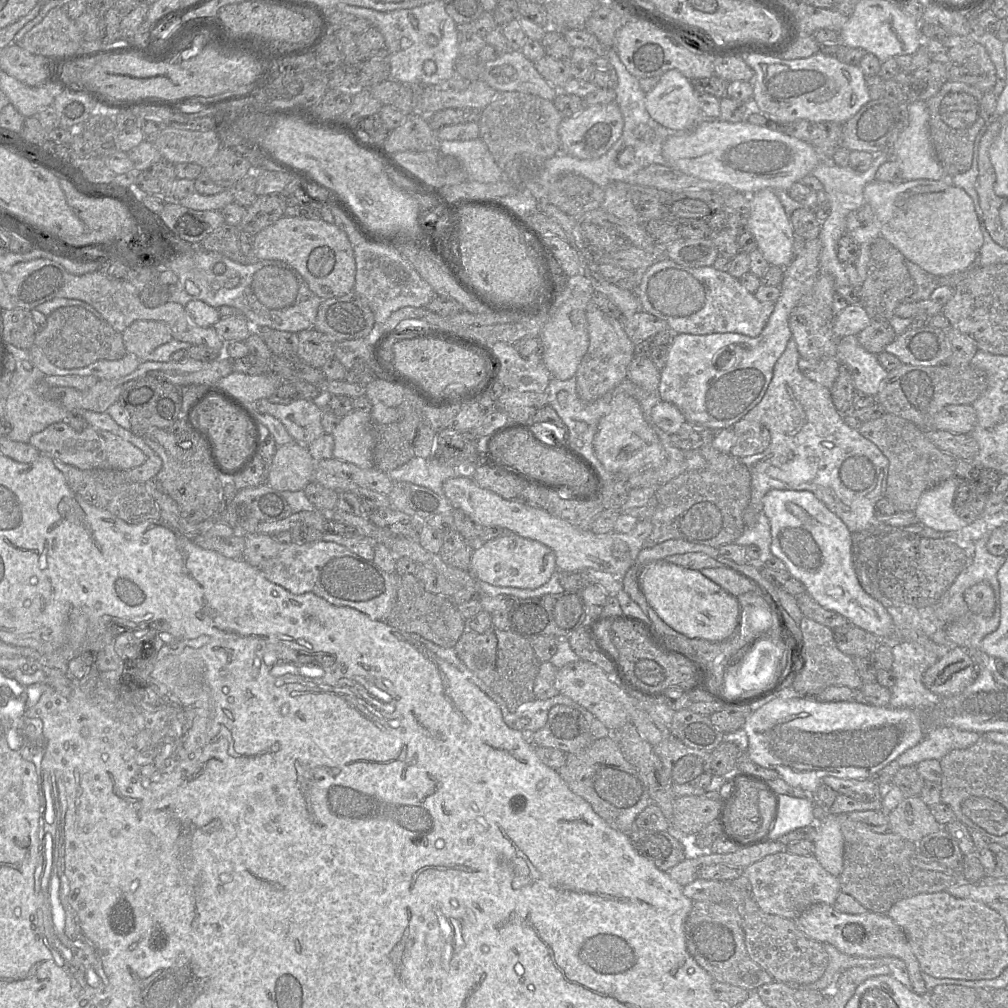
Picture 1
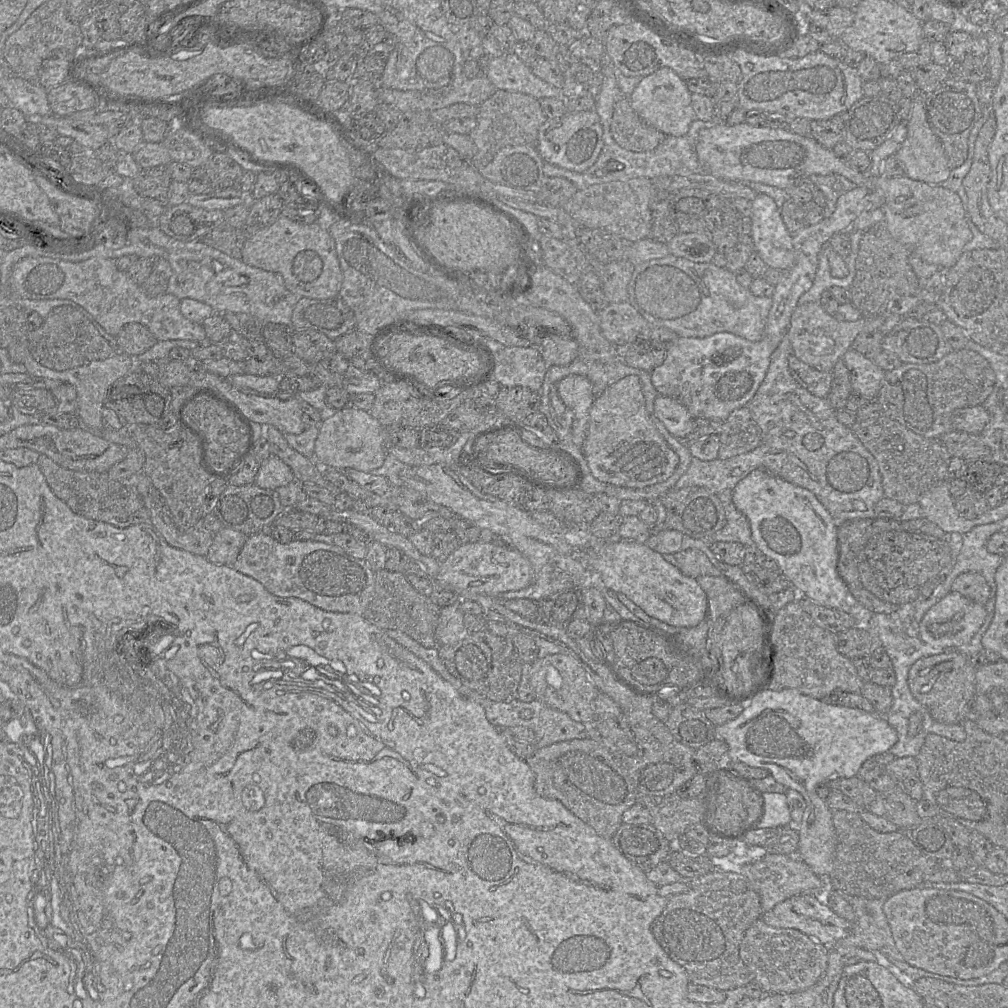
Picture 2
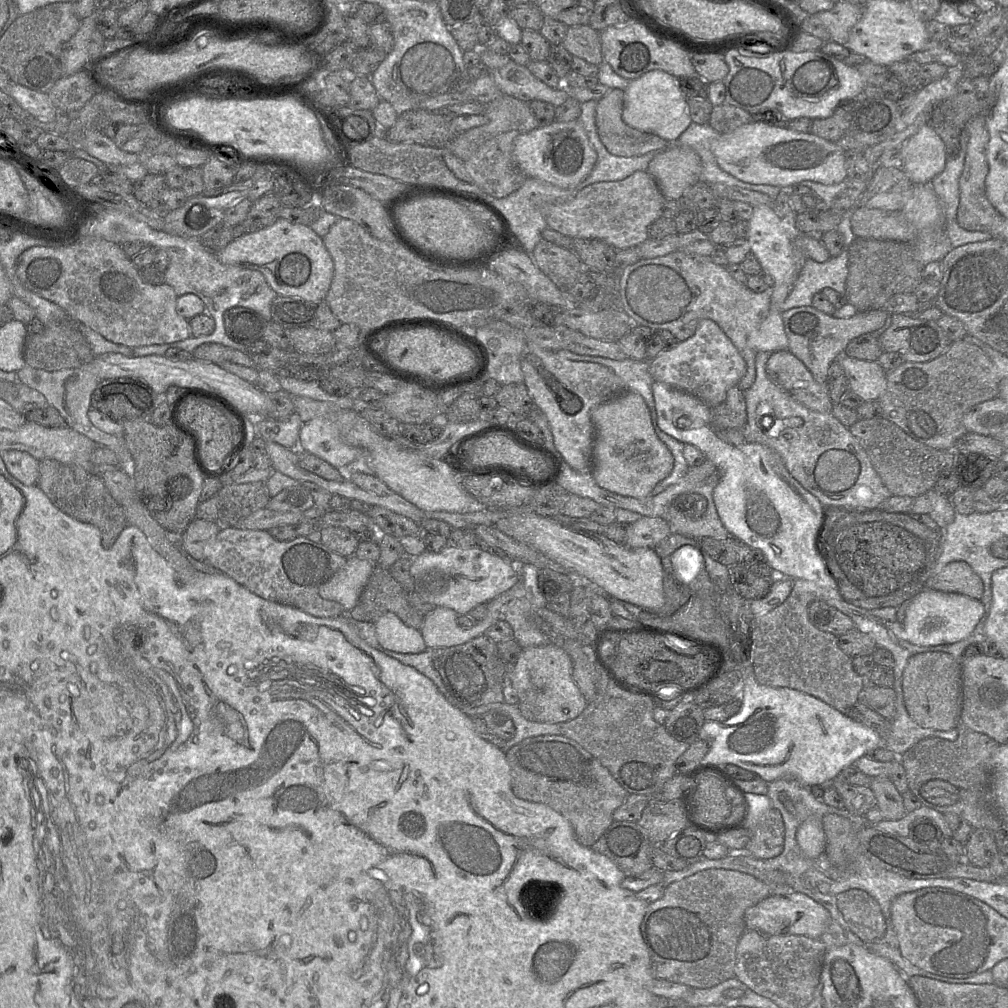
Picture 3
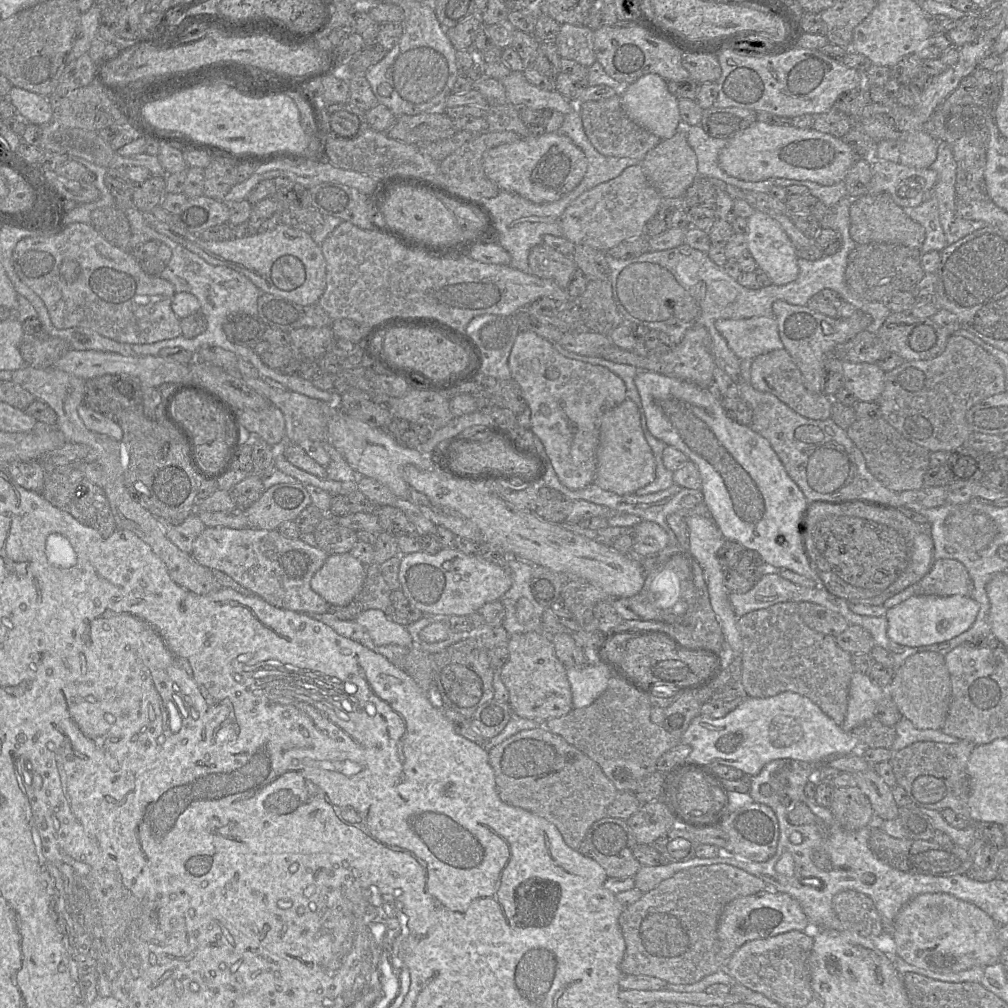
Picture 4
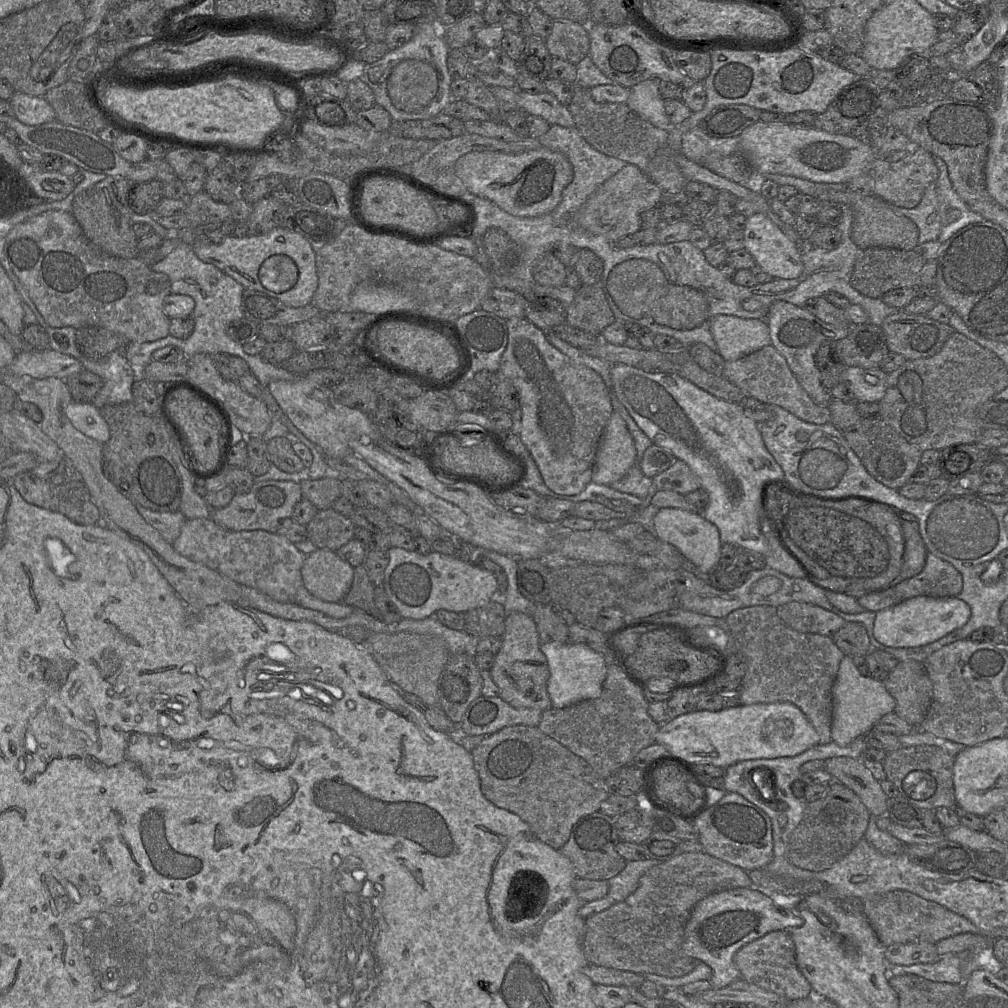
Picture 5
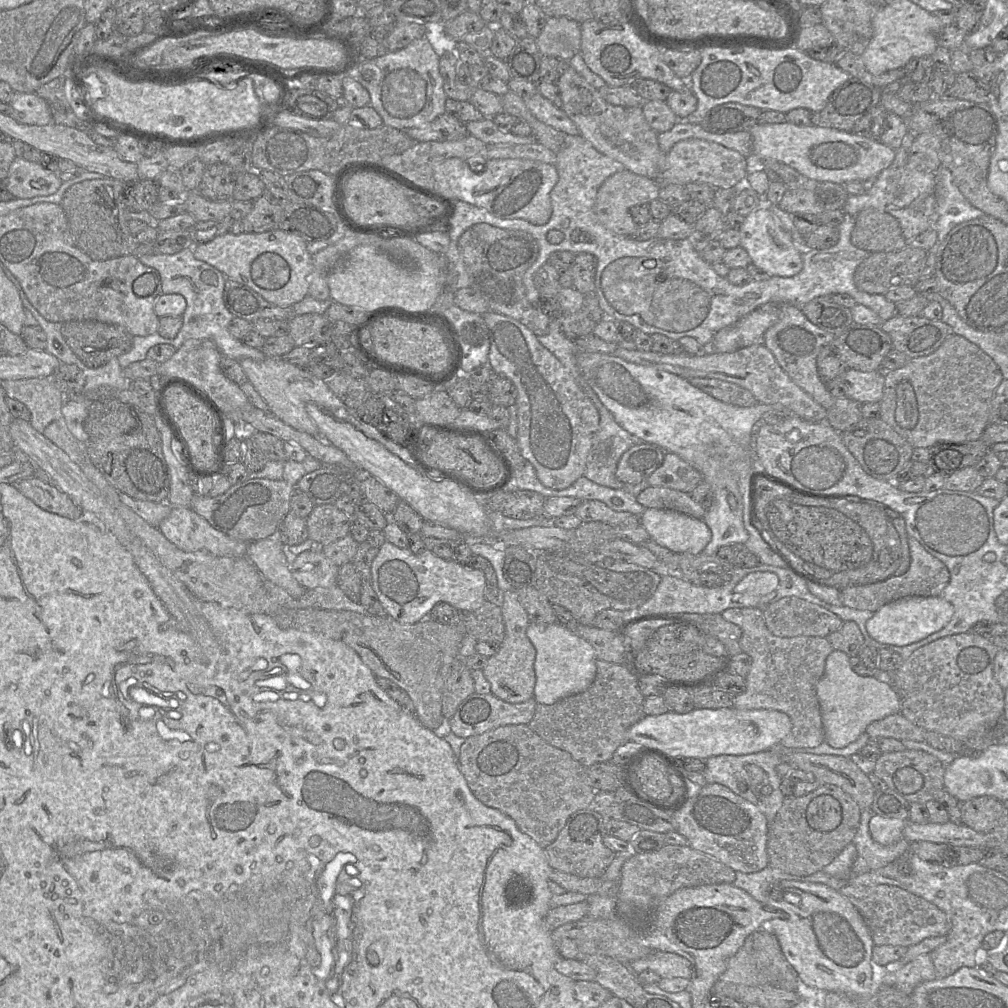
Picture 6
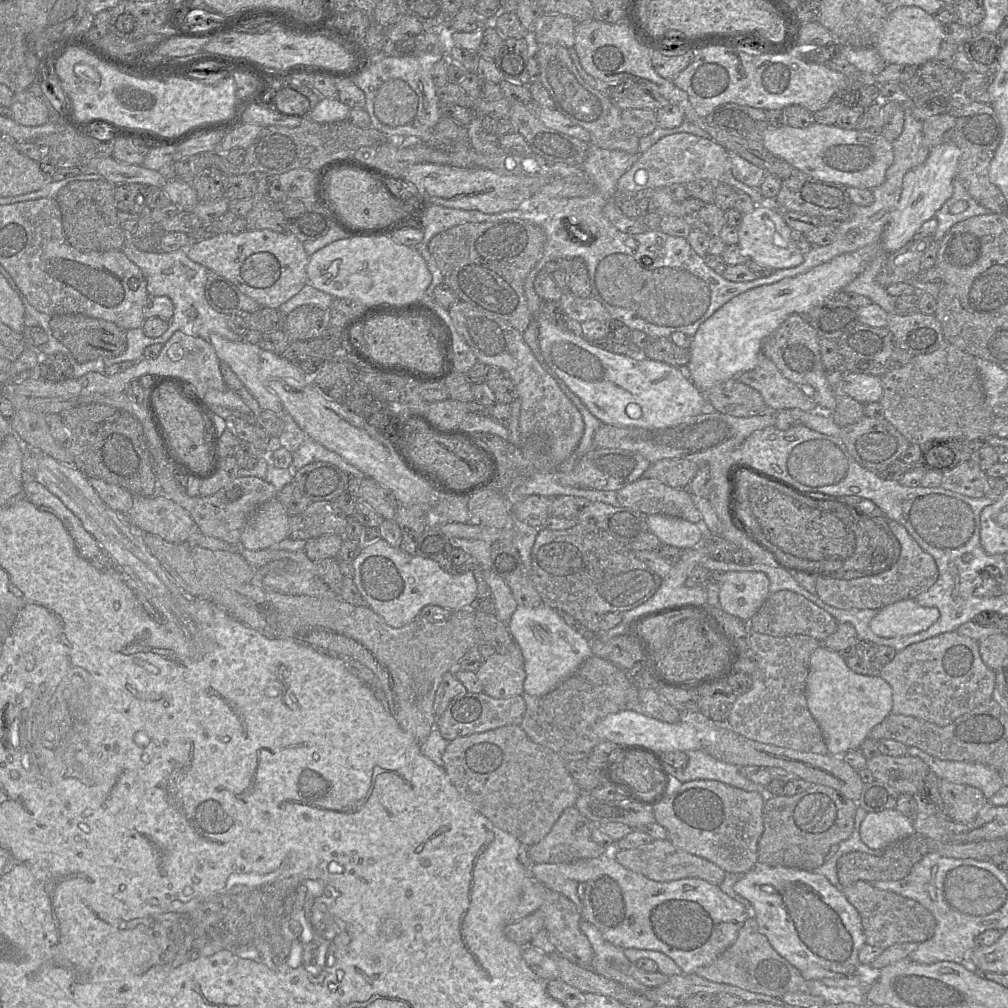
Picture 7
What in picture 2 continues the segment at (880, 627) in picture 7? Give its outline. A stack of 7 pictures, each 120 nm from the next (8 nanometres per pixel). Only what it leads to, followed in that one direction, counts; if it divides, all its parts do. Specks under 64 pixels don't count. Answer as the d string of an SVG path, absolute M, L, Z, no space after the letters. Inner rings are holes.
M951 591L924 615L919 624L918 637L936 648L959 647L970 643L987 616L984 605L978 604L958 592Z

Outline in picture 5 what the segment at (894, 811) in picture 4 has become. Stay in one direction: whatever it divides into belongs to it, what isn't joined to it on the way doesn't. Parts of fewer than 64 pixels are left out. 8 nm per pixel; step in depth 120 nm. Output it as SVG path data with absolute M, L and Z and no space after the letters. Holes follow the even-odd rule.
M846 756L828 758L824 760L824 770L830 773L836 782L845 785L855 792L872 816L886 815L888 796L882 790L880 782L864 766L861 759Z

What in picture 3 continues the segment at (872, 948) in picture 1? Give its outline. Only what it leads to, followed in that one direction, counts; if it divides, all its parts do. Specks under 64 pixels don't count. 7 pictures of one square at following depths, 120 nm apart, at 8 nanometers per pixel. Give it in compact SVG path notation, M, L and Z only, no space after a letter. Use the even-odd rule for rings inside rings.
M793 892L786 895L769 895L745 913L746 929L770 935L804 935L820 939L831 922L829 911L809 896Z

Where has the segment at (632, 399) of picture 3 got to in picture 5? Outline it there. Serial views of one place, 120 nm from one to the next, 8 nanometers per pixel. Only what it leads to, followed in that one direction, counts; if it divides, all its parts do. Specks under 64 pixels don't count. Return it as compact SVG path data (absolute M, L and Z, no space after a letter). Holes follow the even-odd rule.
M613 412L603 430L593 464L592 481L611 485L636 464L636 448L626 422Z

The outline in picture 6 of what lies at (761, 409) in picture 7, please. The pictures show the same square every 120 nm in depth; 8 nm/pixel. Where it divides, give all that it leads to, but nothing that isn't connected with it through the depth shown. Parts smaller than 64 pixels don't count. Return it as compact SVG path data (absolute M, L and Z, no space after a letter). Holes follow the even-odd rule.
M694 377L688 381L717 400L740 407L750 407L757 402L754 395L737 384L716 378Z

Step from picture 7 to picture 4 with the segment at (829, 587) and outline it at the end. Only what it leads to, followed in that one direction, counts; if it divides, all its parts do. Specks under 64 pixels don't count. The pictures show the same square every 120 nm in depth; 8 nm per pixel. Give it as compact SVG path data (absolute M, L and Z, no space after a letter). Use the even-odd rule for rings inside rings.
M937 559L920 581L887 599L883 606L893 608L912 596L971 597L973 589L973 581L961 562L955 559Z

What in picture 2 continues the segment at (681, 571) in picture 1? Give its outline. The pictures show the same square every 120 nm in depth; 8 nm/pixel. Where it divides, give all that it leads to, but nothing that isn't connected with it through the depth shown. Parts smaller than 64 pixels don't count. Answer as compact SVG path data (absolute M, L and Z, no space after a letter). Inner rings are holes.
M614 539L606 542L591 540L590 546L576 551L576 557L598 574L601 585L615 593L623 593L649 616L672 626L694 627L707 615L707 596L697 579L684 575L676 566L666 561L662 554L645 545L644 541Z

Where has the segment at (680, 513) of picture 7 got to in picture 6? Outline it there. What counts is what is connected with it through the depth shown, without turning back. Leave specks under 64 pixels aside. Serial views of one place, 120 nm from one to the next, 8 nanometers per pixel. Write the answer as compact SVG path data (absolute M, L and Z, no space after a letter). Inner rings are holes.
M649 486L636 496L636 500L646 509L670 509L698 519L703 519L706 513L690 493L665 487Z

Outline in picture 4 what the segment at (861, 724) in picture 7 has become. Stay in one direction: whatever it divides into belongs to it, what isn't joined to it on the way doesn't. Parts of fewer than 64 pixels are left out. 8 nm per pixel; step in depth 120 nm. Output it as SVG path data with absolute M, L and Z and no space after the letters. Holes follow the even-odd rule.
M854 671L848 695L848 706L841 728L846 732L873 719L877 705L886 696L886 689L874 683L869 675Z

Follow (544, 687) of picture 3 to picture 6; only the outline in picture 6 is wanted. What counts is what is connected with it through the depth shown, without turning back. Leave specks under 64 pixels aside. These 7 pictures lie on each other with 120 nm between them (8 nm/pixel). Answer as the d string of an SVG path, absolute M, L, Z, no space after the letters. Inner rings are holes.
M515 590L504 592L501 610L505 628L504 640L499 651L487 659L483 673L490 683L494 696L507 703L517 704L533 698L536 682L534 671L536 650L526 634L531 623L529 616Z

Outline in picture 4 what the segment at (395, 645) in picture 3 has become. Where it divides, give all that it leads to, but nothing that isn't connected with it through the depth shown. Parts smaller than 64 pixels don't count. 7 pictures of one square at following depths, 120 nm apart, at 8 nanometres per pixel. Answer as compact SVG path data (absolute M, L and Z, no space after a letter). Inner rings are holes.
M366 610L359 614L354 621L368 630L373 642L378 646L393 644L411 647L414 645L406 627L388 619L381 610Z

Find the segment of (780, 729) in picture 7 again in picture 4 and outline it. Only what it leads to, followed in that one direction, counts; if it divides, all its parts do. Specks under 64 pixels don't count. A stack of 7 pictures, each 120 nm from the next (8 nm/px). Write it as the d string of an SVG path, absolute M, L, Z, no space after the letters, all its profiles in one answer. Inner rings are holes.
M792 601L748 612L738 618L737 627L742 641L742 692L750 697L766 698L792 691L809 698L837 725L842 725L847 713L849 688L855 669L852 654L840 648L835 637L809 628L800 617L798 603Z

